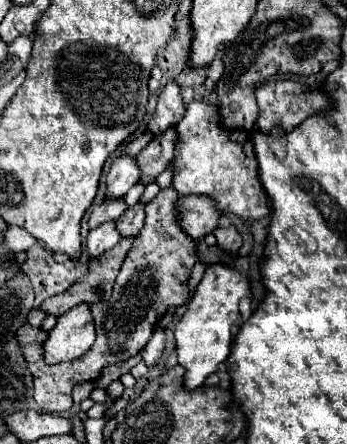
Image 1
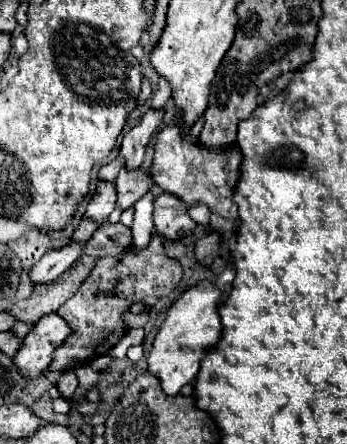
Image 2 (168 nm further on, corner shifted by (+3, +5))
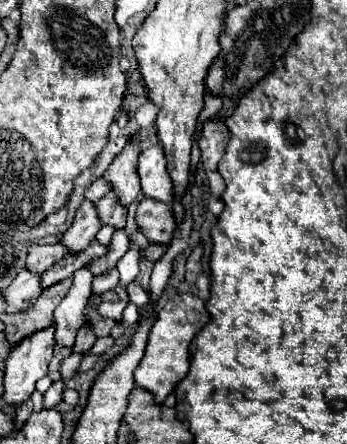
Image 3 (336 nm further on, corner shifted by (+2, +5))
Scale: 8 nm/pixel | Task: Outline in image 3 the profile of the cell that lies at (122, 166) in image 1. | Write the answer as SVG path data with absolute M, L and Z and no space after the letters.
M84 200L80 204L80 208L76 210L72 226L68 228L68 232L62 234L62 240L60 240L62 246L66 248L66 256L76 256L76 254L84 252L94 242L100 228L102 228L102 224L96 216L94 204Z

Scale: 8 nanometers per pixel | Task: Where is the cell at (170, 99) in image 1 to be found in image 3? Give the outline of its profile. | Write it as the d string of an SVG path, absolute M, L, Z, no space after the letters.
M128 142L126 148L114 158L114 162L110 164L110 168L104 174L104 180L108 182L110 190L116 194L120 204L124 204L124 208L128 208L140 192L138 174L136 174L138 152L140 152L138 144Z

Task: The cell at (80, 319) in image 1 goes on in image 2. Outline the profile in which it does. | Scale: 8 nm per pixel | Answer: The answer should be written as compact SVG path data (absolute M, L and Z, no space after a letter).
M59 314L43 316L31 332L23 338L21 350L13 356L15 364L27 376L39 376L53 360L55 348L63 346L63 340L71 334L71 326Z

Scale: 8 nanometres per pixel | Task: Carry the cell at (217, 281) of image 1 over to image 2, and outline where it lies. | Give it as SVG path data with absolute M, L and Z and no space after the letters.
M201 280L187 292L183 292L181 298L167 310L167 318L149 354L149 372L161 380L161 388L165 390L165 394L175 396L185 384L193 382L201 368L201 358L211 348L215 348L215 344L219 344L223 330L217 312L219 300L221 288L211 280Z

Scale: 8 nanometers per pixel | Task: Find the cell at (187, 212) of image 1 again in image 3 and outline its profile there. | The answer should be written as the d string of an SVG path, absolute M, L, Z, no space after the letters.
M146 198L138 204L136 224L138 224L138 230L148 238L148 242L164 244L164 246L168 246L176 230L172 208L152 198Z

